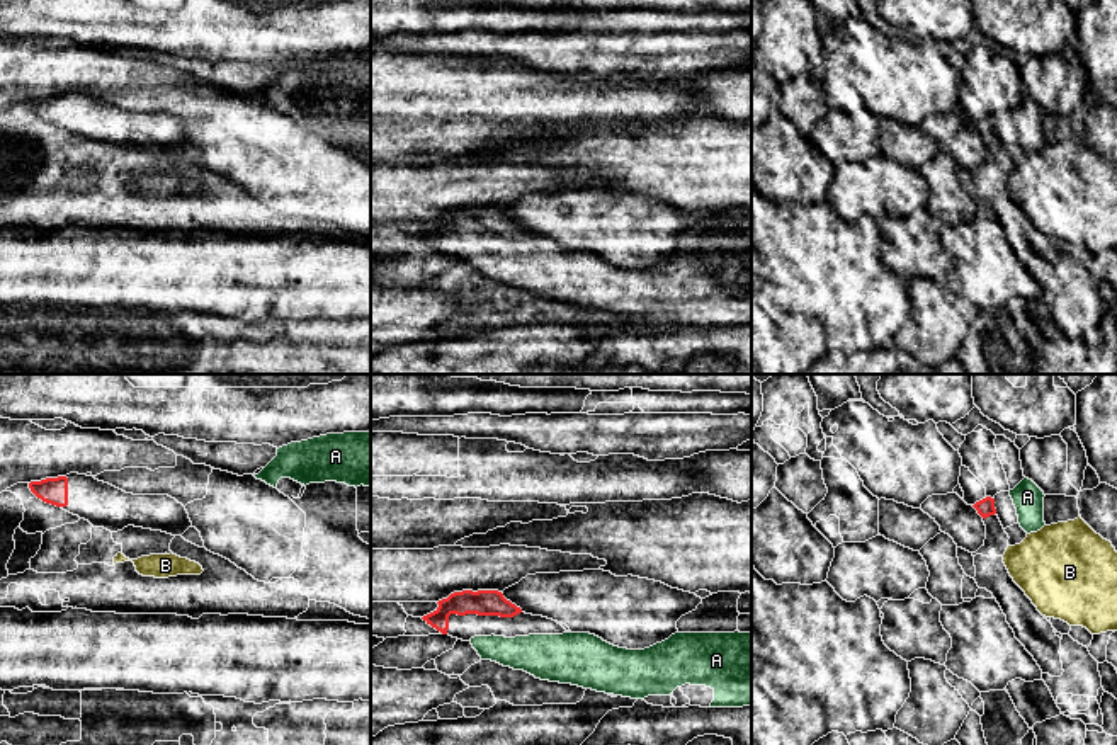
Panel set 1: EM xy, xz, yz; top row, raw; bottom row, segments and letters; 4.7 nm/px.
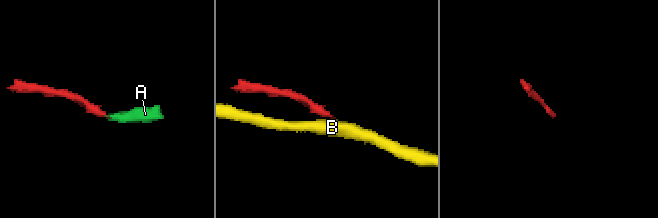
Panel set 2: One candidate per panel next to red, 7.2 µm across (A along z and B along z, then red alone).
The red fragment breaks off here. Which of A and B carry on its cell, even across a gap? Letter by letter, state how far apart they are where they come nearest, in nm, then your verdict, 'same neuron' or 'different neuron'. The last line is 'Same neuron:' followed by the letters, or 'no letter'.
A: 80 nm | same neuron
B: 170 nm | different neuron
Same neuron: A

